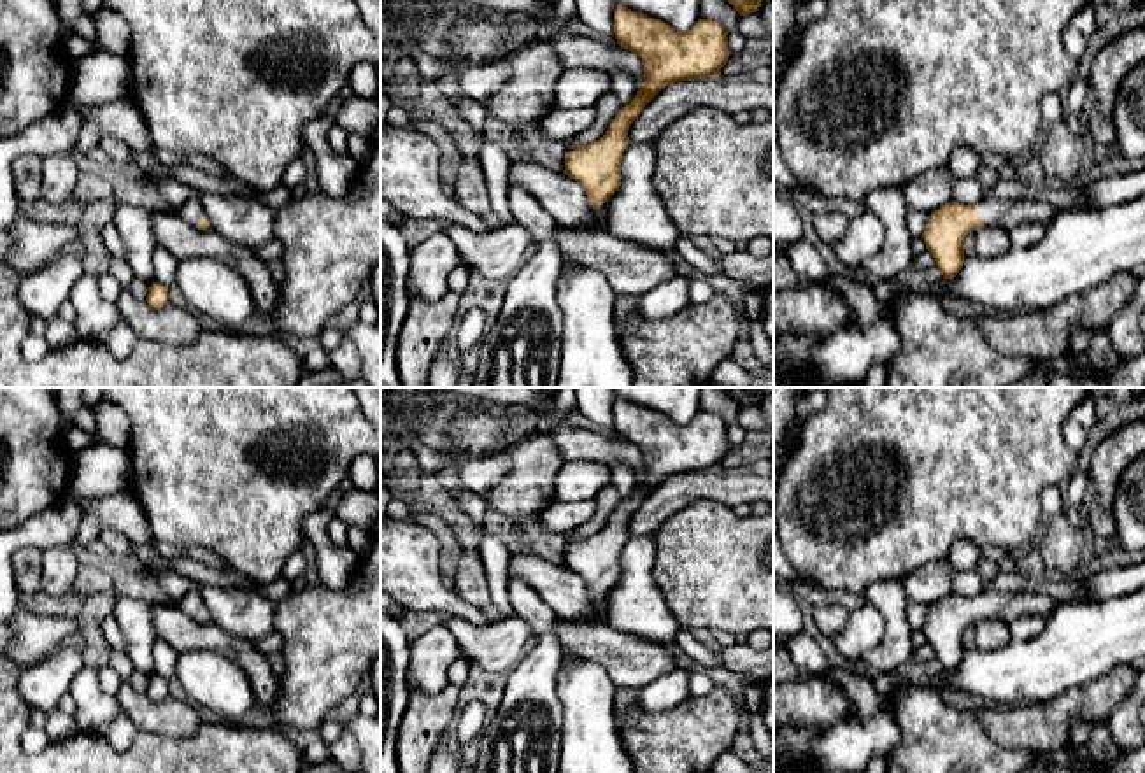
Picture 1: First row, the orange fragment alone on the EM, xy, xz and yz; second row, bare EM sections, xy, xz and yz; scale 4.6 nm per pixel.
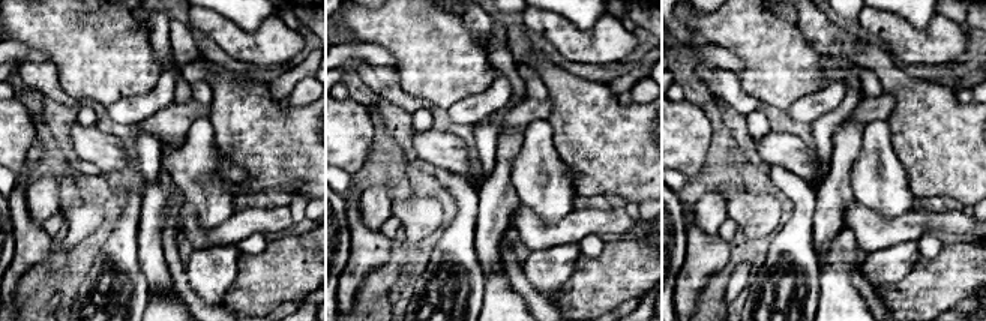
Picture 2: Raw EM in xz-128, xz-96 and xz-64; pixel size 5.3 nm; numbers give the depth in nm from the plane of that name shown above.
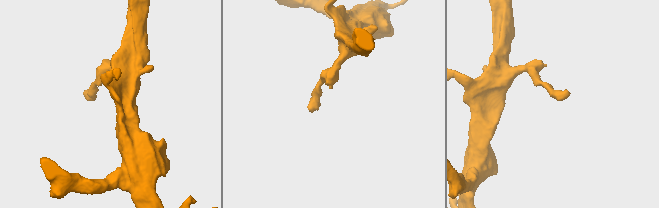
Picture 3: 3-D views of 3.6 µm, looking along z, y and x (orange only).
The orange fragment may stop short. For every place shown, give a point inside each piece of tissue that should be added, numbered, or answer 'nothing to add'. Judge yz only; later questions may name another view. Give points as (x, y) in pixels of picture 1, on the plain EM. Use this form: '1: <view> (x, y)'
1: yz (1007, 607)

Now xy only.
1: xy (192, 605)

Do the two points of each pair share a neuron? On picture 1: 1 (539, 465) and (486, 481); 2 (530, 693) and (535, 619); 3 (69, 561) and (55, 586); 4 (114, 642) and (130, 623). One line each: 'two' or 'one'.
1: two
2: one
3: one
4: two

